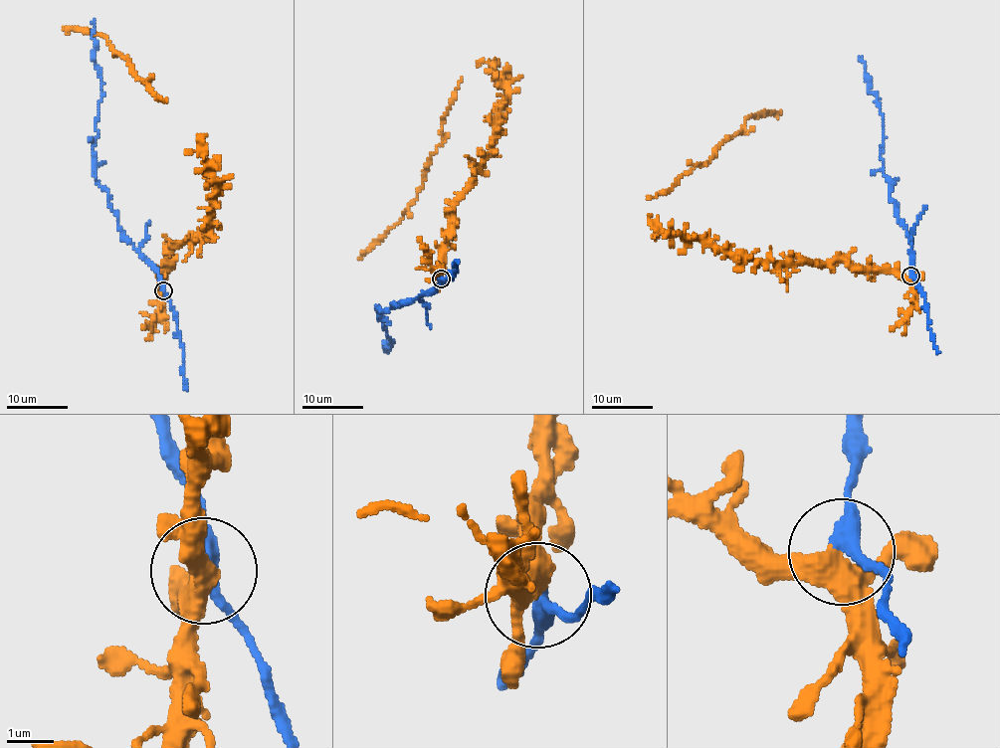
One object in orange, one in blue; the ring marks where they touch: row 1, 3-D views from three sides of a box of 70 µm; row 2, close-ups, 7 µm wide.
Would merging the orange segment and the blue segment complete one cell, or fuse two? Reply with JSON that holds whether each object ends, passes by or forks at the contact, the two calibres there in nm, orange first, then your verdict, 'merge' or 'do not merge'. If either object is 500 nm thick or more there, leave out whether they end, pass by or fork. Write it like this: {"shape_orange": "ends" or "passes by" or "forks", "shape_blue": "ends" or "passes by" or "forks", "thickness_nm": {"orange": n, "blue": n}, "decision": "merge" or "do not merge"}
{"shape_orange": "forks", "shape_blue": "passes by", "thickness_nm": {"orange": 360, "blue": 300}, "decision": "do not merge"}

